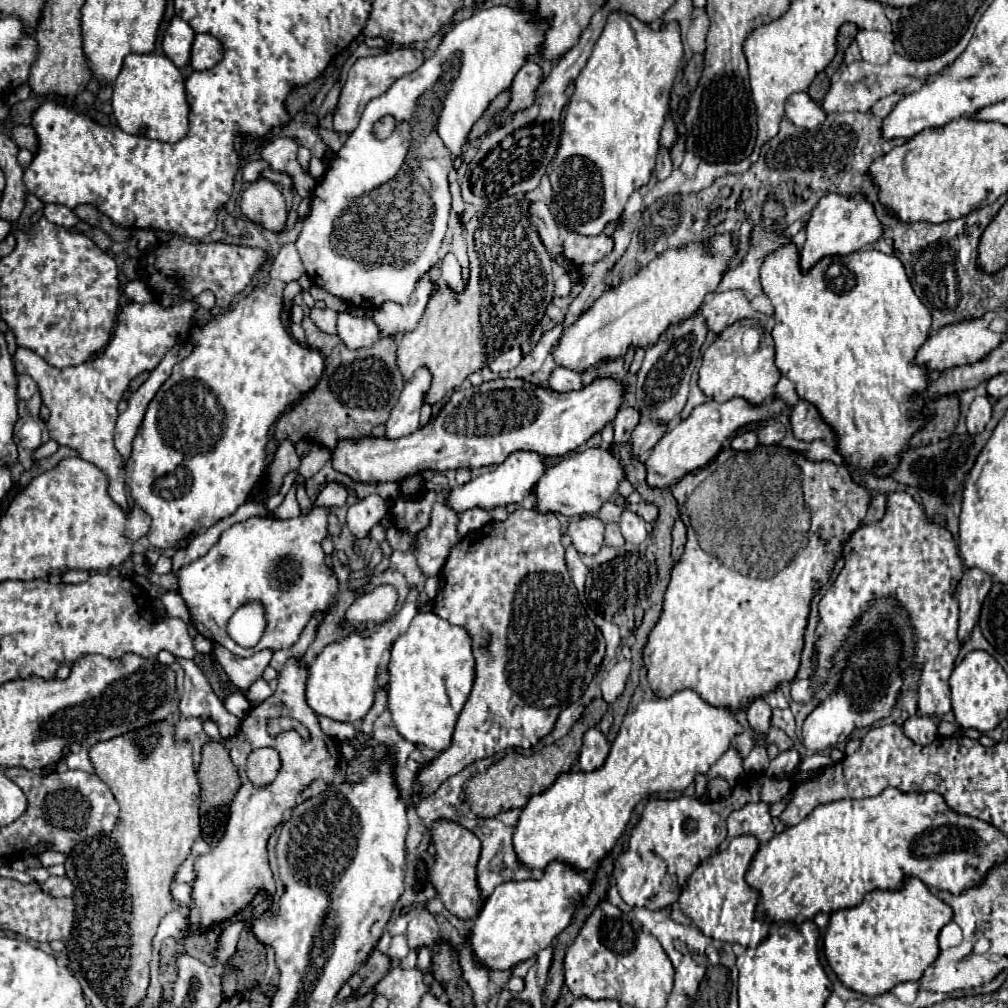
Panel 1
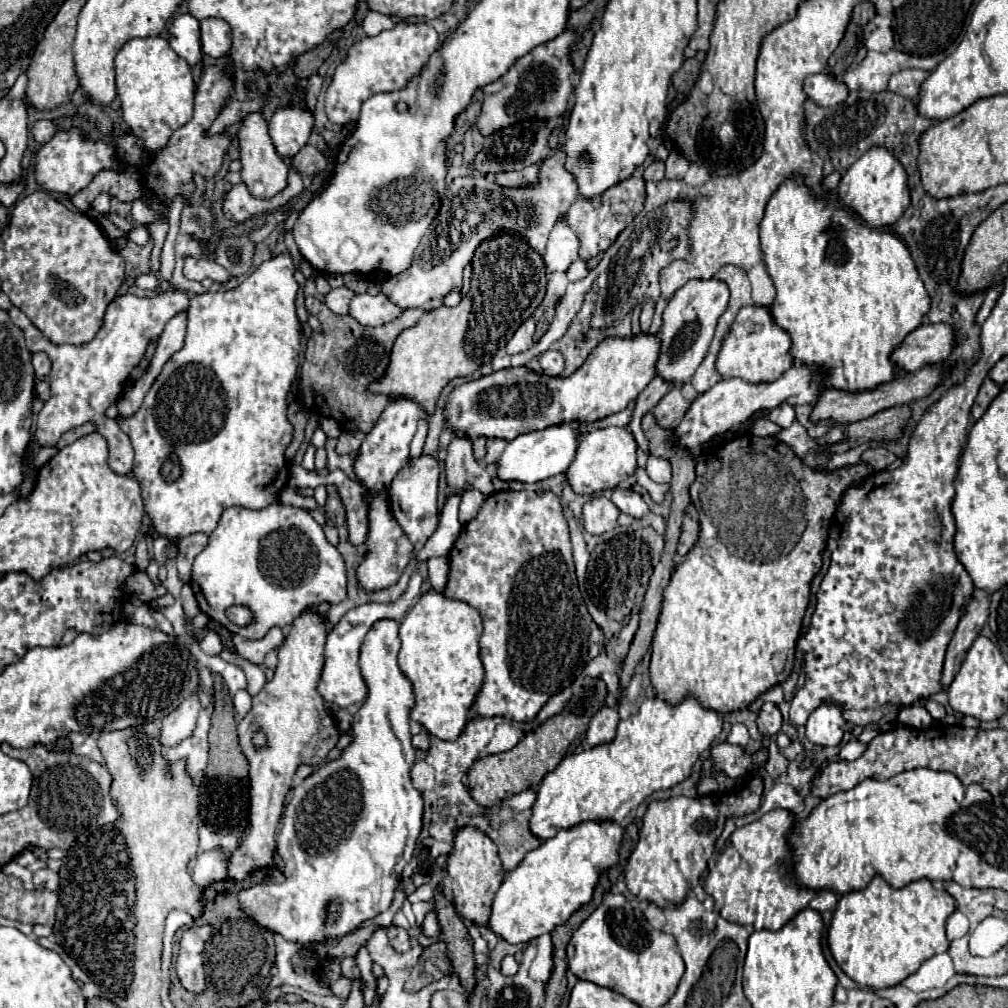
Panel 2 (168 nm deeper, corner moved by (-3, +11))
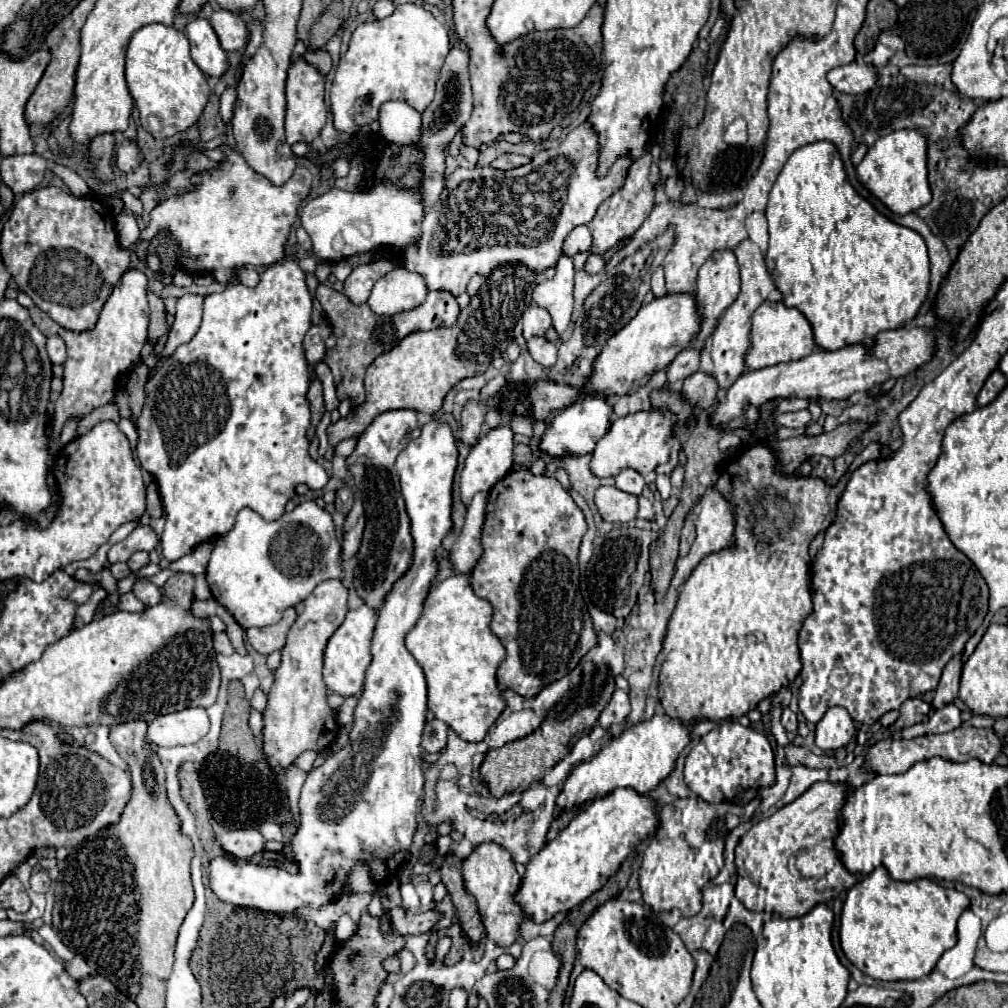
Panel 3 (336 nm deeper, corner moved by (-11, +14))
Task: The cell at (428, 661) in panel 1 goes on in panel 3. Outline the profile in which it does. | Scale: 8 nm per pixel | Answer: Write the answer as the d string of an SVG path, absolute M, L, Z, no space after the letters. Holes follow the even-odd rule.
M451 575L449 579L435 583L431 587L419 621L405 637L407 651L417 659L427 679L429 711L435 715L435 719L449 725L461 739L471 743L483 741L483 737L487 735L487 729L495 723L495 719L501 715L505 707L501 699L501 687L495 681L495 671L505 657L505 649L489 629L491 615L493 615L491 603L485 599L479 599L473 593L469 585L469 575Z

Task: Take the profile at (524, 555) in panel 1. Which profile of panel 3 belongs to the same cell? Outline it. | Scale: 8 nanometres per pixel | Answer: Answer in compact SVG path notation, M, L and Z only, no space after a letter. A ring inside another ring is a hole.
M527 469L511 471L489 491L485 525L481 531L483 553L471 571L471 587L477 597L493 605L491 631L503 643L507 655L497 667L497 683L517 695L531 699L539 691L571 673L583 655L597 645L591 615L579 591L579 543L587 531L581 509L571 499L569 491L557 479L531 475Z

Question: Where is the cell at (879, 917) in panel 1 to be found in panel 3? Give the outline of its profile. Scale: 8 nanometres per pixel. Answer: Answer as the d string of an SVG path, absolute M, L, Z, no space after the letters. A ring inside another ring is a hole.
M877 867L873 873L869 873L869 875L865 875L863 879L859 879L859 881L849 889L849 893L847 893L847 899L845 899L843 911L841 911L841 929L839 929L841 949L843 949L845 957L847 957L859 971L863 971L865 975L869 975L869 977L873 977L873 979L877 979L877 981L919 979L919 977L923 977L923 975L929 975L929 973L935 969L935 963L939 961L939 957L941 957L947 949L951 949L951 947L957 943L957 927L955 927L955 925L957 925L959 915L961 915L967 907L969 907L969 897L967 897L965 893L957 891L957 889L941 887L941 885L937 885L937 883L931 881L931 879L917 879L917 881L907 881L907 883L895 881L895 879L891 879L891 875L887 873L885 867Z

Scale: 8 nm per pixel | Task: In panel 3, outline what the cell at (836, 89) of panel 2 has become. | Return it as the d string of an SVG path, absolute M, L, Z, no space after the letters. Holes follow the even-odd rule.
M849 63L835 67L827 73L827 81L831 87L839 93L849 93L849 95L861 95L869 91L875 85L877 71L871 65L859 65L859 63Z

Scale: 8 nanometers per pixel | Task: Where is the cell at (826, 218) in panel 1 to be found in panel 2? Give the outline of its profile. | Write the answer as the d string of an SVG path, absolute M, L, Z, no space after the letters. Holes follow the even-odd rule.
M883 146L869 148L841 178L839 182L839 196L841 202L849 208L853 208L871 228L891 226L895 224L903 212L909 208L911 196L909 196L909 184L907 184L907 172L903 164L895 158L895 154Z

